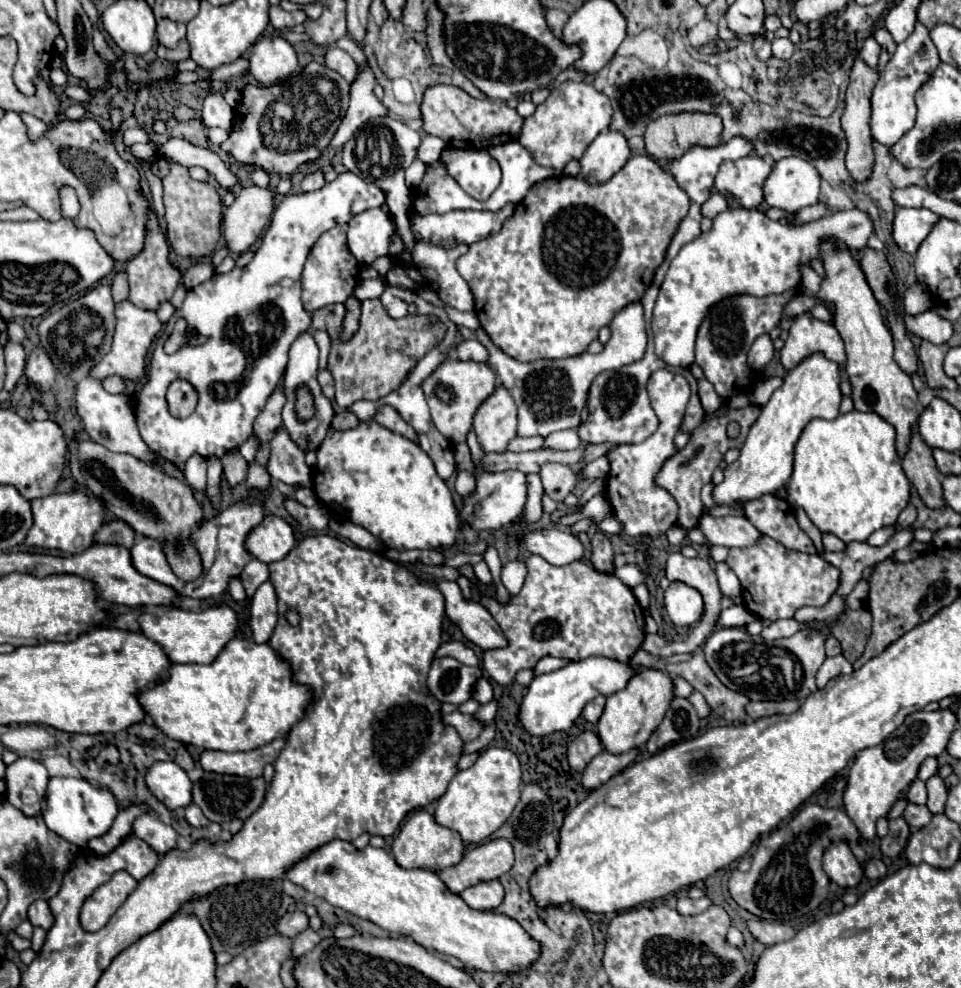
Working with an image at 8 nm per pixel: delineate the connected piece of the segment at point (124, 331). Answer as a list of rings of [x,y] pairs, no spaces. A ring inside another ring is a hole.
[[[122,301],[116,303],[116,333],[114,333],[114,343],[108,355],[104,355],[100,361],[96,361],[88,375],[94,379],[104,379],[110,375],[120,375],[122,379],[134,379],[140,381],[144,377],[144,369],[146,369],[146,353],[156,337],[156,333],[160,331],[162,323],[158,321],[156,313],[150,309],[140,309],[136,307],[132,301]]]

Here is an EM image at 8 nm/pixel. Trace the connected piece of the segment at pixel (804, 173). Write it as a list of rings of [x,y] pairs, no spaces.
[[[800,157],[778,161],[764,183],[764,199],[770,207],[800,211],[820,197],[820,173]]]

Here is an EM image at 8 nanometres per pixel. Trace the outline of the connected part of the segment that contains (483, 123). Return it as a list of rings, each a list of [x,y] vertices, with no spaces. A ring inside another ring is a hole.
[[[430,85],[424,91],[424,99],[420,105],[422,111],[422,127],[428,135],[440,137],[446,147],[456,149],[484,149],[500,143],[516,141],[522,125],[522,117],[516,109],[506,107],[500,99],[474,99],[466,91],[454,85]]]

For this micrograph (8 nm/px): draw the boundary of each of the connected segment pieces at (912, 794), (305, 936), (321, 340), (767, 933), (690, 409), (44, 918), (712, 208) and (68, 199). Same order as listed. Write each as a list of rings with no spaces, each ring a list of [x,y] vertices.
[[[914,779],[906,797],[908,797],[908,801],[910,801],[910,803],[924,805],[924,803],[926,803],[926,799],[928,799],[928,797],[926,797],[926,785],[924,785],[924,781]]]
[[[308,927],[308,929],[302,931],[302,933],[298,933],[298,935],[294,937],[294,953],[292,953],[292,959],[308,953],[308,951],[314,949],[318,943],[320,943],[320,933],[314,931],[312,927]]]
[[[314,331],[314,339],[320,347],[320,369],[324,369],[328,363],[328,353],[330,353],[330,337],[324,331]]]
[[[750,919],[748,921],[748,931],[762,945],[774,945],[774,943],[786,941],[786,939],[790,939],[796,933],[792,927],[788,927],[784,923],[760,921],[760,919]]]
[[[678,367],[676,373],[680,373],[682,377],[686,377],[686,381],[690,383],[691,396],[684,414],[684,419],[680,427],[680,431],[691,433],[696,429],[696,425],[700,425],[704,421],[704,409],[702,409],[702,403],[698,399],[698,389],[696,389],[696,379],[692,377],[690,369],[686,367]]]
[[[36,899],[28,907],[28,921],[34,927],[42,927],[42,929],[50,929],[52,927],[52,913],[50,913],[48,903],[44,899]]]
[[[712,193],[712,195],[708,197],[708,201],[702,205],[702,215],[714,219],[714,217],[716,217],[718,213],[722,213],[726,207],[728,207],[728,203],[726,203],[724,195],[720,195],[720,193]]]
[[[62,186],[59,189],[59,196],[61,200],[61,213],[66,219],[74,219],[80,211],[80,203],[78,197],[70,186]]]

